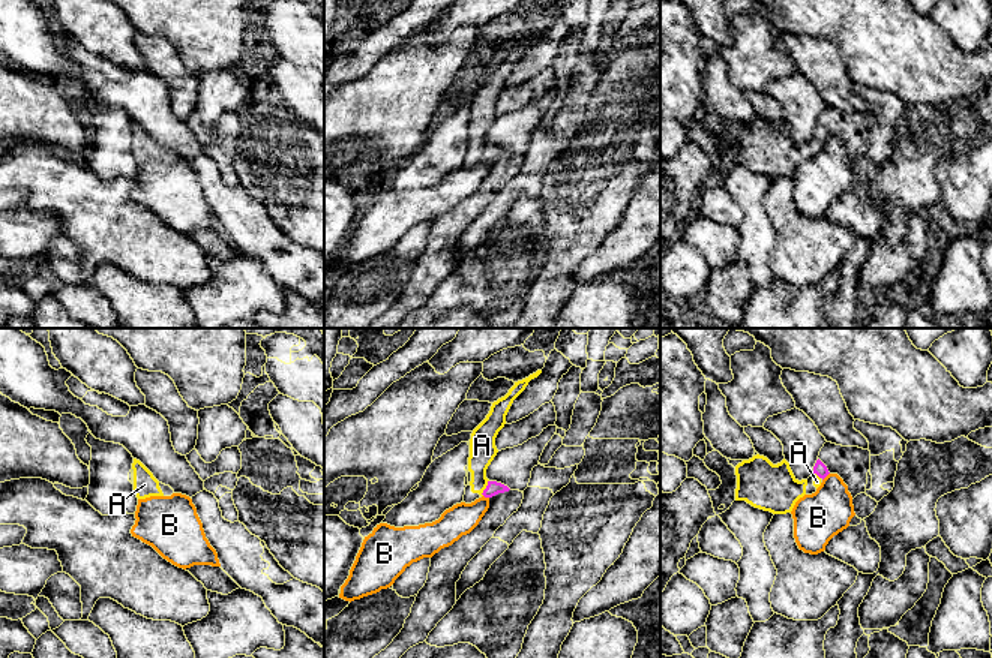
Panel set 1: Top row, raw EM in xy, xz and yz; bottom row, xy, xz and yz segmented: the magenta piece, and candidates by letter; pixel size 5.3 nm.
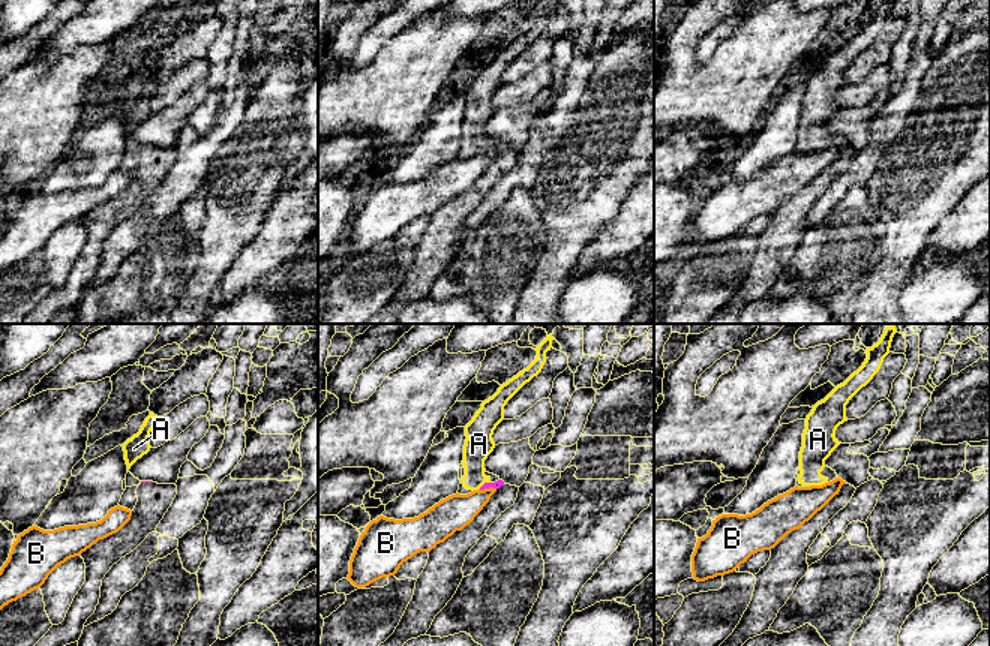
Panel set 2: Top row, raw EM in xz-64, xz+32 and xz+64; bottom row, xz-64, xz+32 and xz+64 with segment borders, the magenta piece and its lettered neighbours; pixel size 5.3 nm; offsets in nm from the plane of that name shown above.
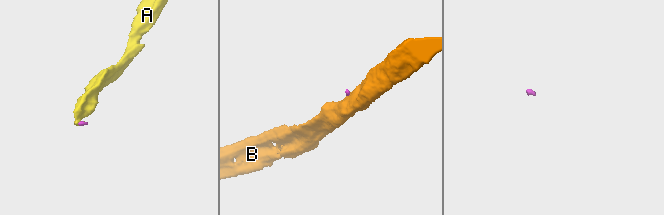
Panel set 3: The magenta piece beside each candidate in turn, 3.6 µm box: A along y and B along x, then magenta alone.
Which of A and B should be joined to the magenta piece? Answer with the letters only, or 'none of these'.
A

